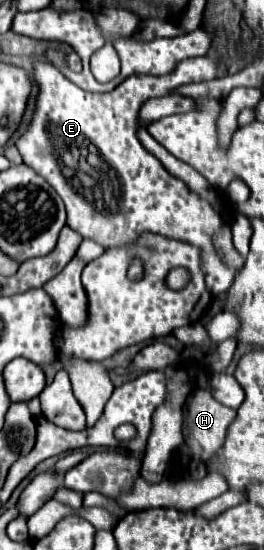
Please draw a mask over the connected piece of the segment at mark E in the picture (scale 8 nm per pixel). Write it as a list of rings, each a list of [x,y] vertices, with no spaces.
[[[191,57],[181,61],[169,75],[153,77],[153,75],[131,75],[121,85],[117,85],[109,93],[87,93],[75,83],[71,83],[57,67],[49,63],[35,63],[33,77],[39,83],[39,99],[37,111],[29,125],[29,131],[17,141],[17,149],[23,155],[23,161],[37,171],[63,199],[67,207],[67,225],[73,231],[79,231],[83,239],[93,239],[101,243],[105,249],[127,247],[133,245],[141,233],[157,233],[167,239],[185,241],[201,251],[201,267],[205,271],[205,285],[211,295],[219,295],[227,291],[237,275],[235,269],[227,267],[213,245],[213,233],[221,227],[221,217],[213,207],[201,199],[195,191],[191,191],[181,179],[173,177],[157,157],[153,157],[137,139],[135,131],[137,111],[151,97],[163,97],[173,93],[177,87],[187,83],[211,81],[217,77],[217,63],[207,57]]]

